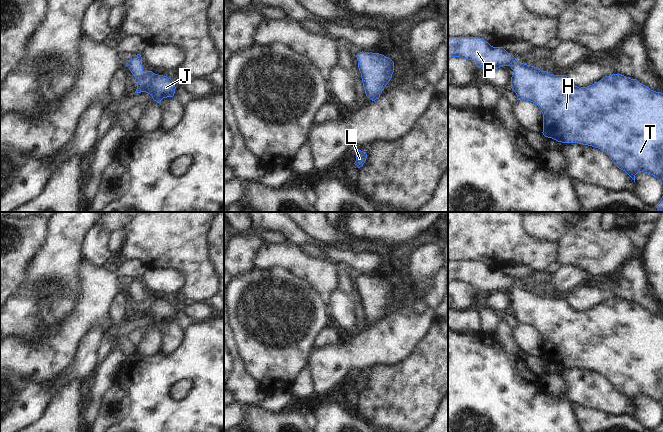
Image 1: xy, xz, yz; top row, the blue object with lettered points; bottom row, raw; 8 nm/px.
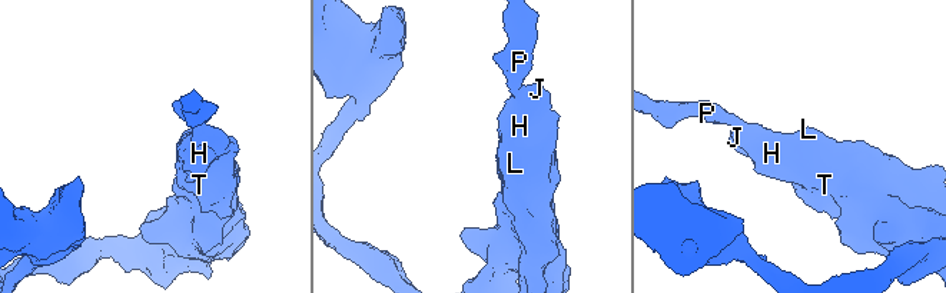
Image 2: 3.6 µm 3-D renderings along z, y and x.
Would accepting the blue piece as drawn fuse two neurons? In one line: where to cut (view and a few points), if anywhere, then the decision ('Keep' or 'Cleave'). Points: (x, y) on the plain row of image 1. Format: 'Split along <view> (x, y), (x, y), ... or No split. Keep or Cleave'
No split. Keep

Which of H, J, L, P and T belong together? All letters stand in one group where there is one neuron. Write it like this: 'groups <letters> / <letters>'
groups H J L P T

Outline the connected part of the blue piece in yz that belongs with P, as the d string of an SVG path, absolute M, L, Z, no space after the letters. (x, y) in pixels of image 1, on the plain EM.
M449 261L448 262L448 283L452 281L460 281L471 284L478 292L485 291L487 293L498 293L502 290L510 290L514 295L511 301L511 312L516 317L518 323L531 325L535 327L543 338L543 359L562 367L578 367L592 370L605 376L612 386L621 394L625 395L635 406L635 399L639 396L650 397L663 408L663 317L656 316L643 309L636 303L631 303L621 298L612 298L605 300L595 308L587 311L577 311L570 307L566 299L554 299L541 295L538 291L520 287L512 277L508 277L503 271L493 271L484 263L478 261Z

